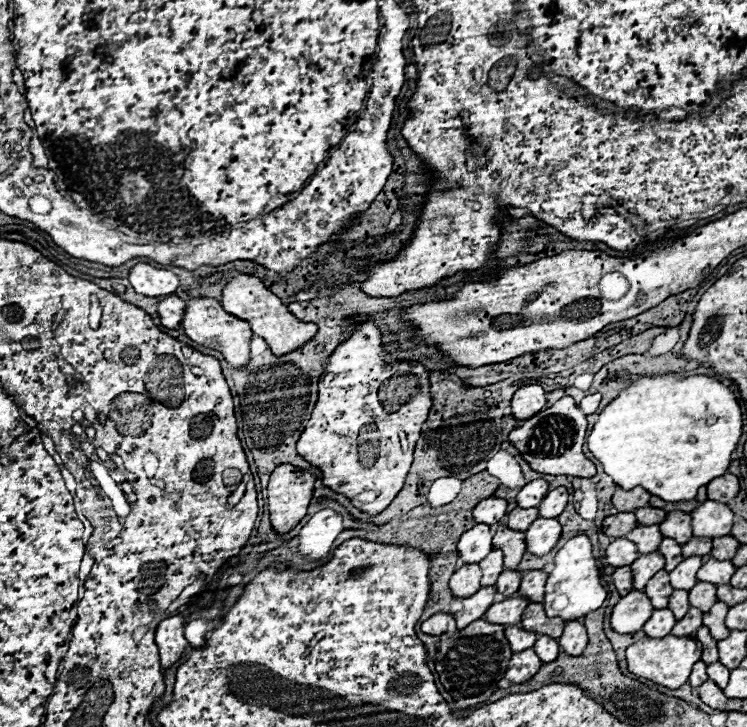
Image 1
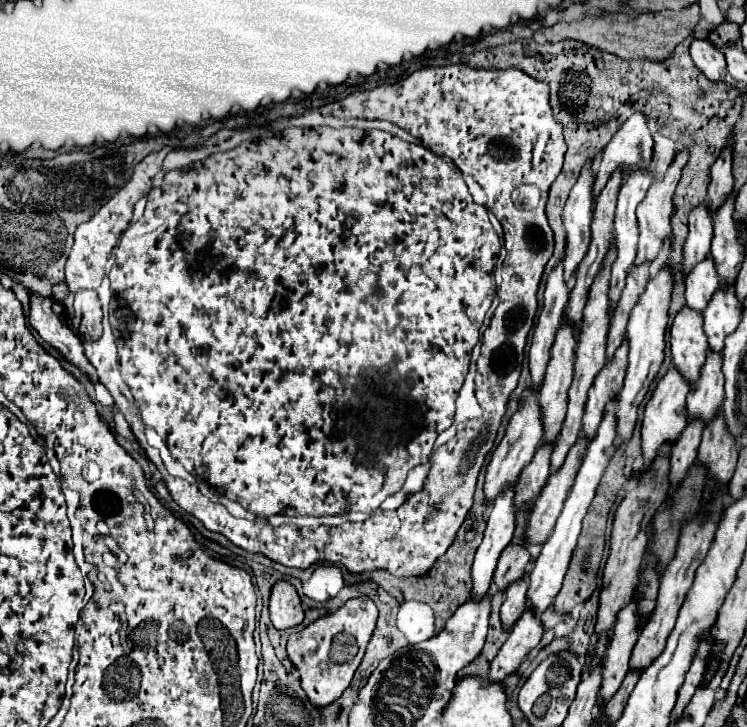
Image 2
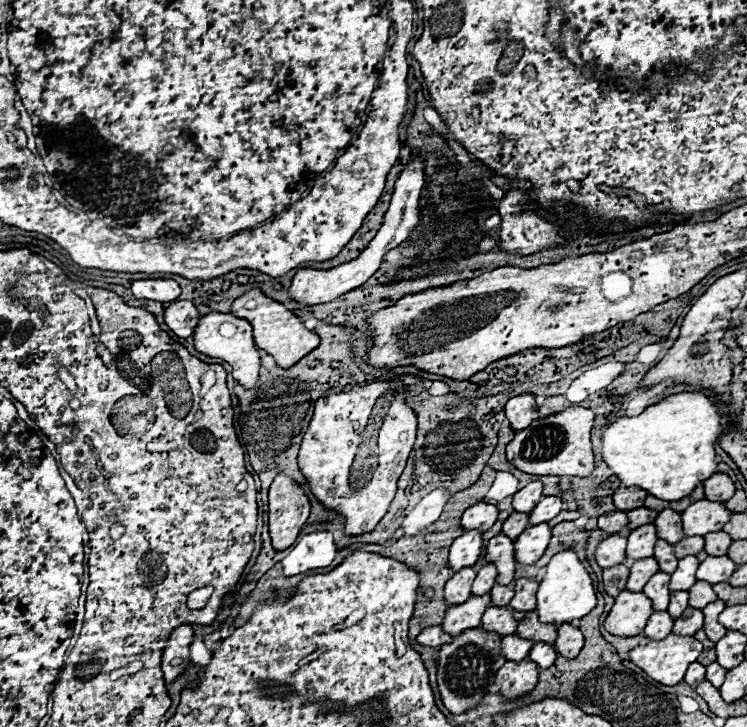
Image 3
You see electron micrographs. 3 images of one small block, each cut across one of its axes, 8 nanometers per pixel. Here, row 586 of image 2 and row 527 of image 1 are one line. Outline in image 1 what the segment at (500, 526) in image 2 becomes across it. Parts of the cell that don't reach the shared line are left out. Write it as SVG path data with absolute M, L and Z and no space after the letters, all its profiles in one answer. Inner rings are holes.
M476 524L474 528L466 530L458 544L458 558L462 562L480 562L490 550L492 550L492 536L490 536L490 528L484 524Z

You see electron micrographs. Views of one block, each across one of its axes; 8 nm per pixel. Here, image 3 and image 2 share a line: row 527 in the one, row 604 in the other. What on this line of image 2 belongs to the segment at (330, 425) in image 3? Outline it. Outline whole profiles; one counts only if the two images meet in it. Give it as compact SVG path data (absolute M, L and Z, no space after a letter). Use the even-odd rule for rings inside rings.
M362 596L348 600L334 614L314 620L302 632L296 632L288 638L288 656L294 662L294 666L300 670L302 688L314 706L332 704L350 686L352 676L358 670L366 646L372 638L376 620L378 620L378 608L374 600ZM344 664L348 664L348 670L342 670Z

